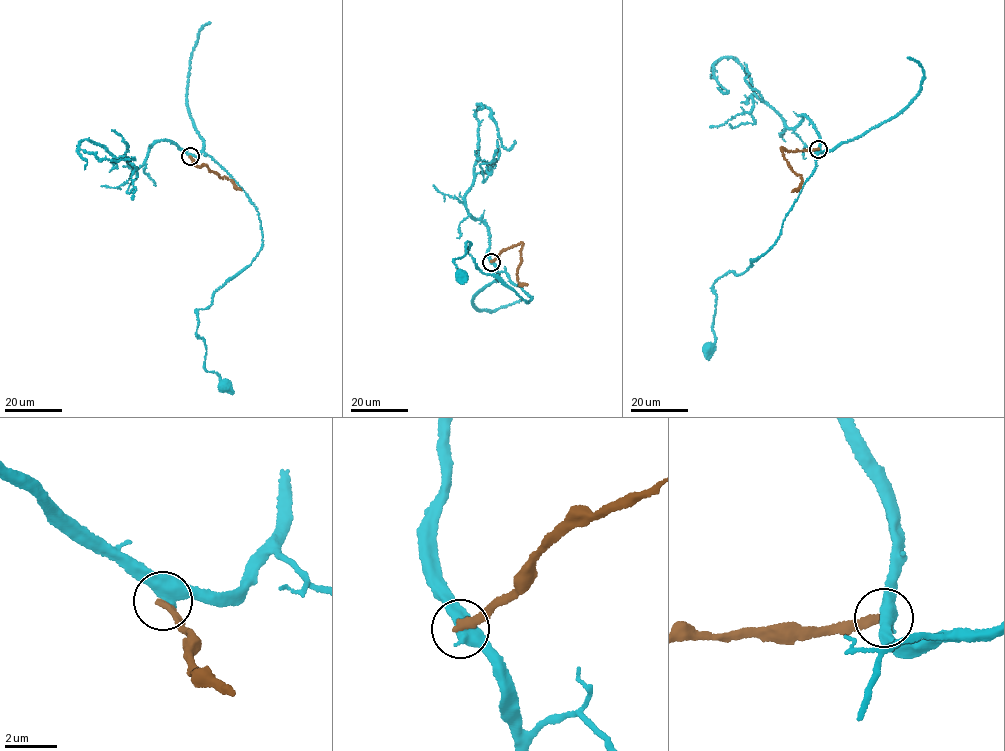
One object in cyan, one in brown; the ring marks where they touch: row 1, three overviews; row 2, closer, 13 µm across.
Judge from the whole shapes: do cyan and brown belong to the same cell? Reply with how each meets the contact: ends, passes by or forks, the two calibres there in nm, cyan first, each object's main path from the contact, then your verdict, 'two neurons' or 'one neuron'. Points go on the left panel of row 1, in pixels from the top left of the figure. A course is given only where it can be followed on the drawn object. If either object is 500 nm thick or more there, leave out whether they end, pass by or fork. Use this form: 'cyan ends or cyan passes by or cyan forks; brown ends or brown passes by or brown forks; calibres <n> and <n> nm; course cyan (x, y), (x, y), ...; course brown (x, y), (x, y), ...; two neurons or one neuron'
cyan passes by; brown ends; calibres 480 and 280 nm; course cyan (190, 156), (202, 151), (229, 173), (257, 210), (262, 230), (251, 263), (195, 310), (204, 368), (224, 385); course brown (190, 156), (195, 165), (205, 165), (241, 190); two neurons

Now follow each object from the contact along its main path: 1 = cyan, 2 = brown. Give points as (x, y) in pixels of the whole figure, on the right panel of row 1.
1: (818, 148), (825, 151), (817, 154), (776, 243), (744, 271), (731, 271), (713, 285), (715, 340), (709, 348)
2: (818, 148), (790, 152), (781, 148), (802, 181), (791, 191)

